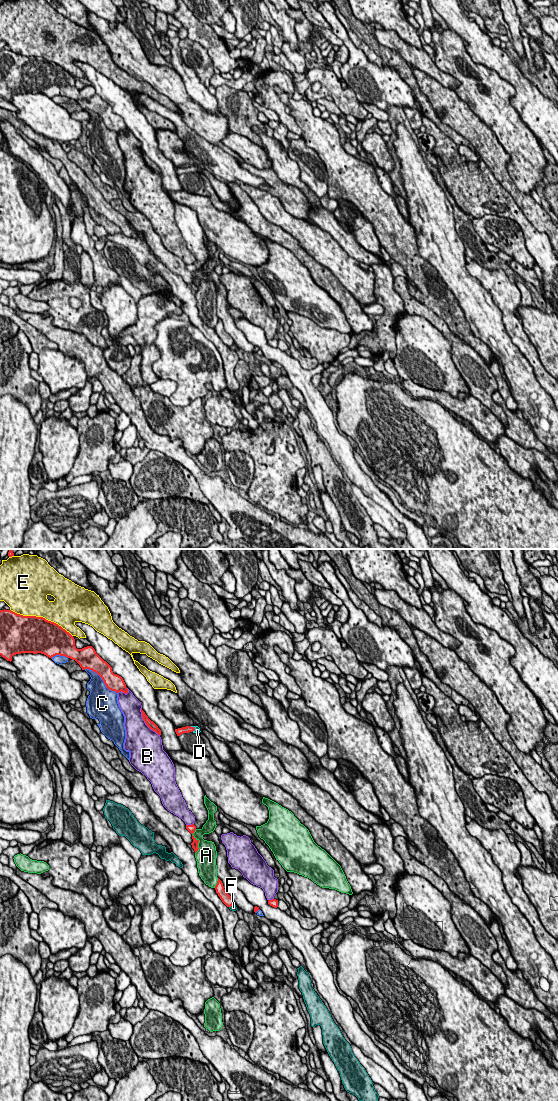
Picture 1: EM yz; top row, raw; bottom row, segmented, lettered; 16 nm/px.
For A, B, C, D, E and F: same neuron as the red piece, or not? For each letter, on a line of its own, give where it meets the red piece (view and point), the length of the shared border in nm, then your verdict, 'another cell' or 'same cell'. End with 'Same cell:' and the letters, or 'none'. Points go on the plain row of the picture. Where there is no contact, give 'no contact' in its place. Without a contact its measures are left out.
A: yz (198, 281) | 400 nm | another cell
B: yz (145, 162) | 550 nm | another cell
C: yz (102, 119) | 650 nm | another cell
D: yz (193, 167) | 120 nm | same cell
E: yz (41, 57) | 1100 nm | another cell
F: yz (231, 345) | 110 nm | another cell
Same cell: D

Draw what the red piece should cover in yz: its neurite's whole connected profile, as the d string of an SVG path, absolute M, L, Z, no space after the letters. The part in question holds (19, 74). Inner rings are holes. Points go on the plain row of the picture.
M0 50L0 95L7 101L21 93L41 93L75 100L82 110L97 113L106 127L116 133L128 133L123 118L114 114L92 86L77 89L74 77L58 64L43 57L23 56L11 50Z

